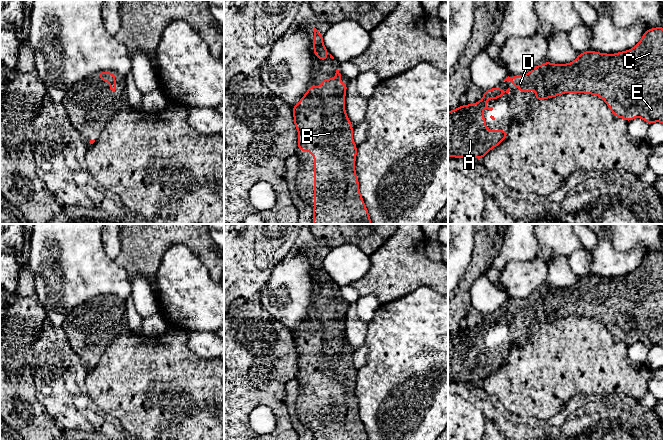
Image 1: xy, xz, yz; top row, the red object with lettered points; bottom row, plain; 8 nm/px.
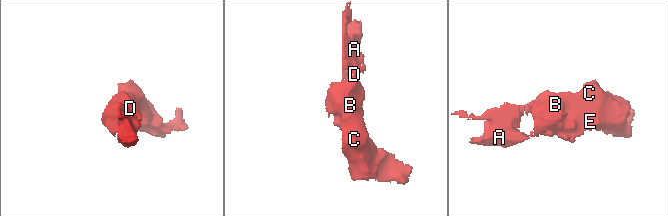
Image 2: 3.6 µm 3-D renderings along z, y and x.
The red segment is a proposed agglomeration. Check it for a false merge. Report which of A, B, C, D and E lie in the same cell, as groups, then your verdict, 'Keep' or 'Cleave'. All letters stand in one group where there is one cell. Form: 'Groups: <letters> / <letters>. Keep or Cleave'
Groups: A B C D E. Keep

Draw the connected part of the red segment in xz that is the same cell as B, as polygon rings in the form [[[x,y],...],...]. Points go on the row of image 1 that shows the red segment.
[[[337,69],[332,80],[323,78],[319,87],[312,84],[300,101],[291,106],[298,130],[297,149],[309,150],[314,156],[313,224],[372,224],[355,171],[357,145],[345,111],[348,82],[340,83],[340,80]]]

